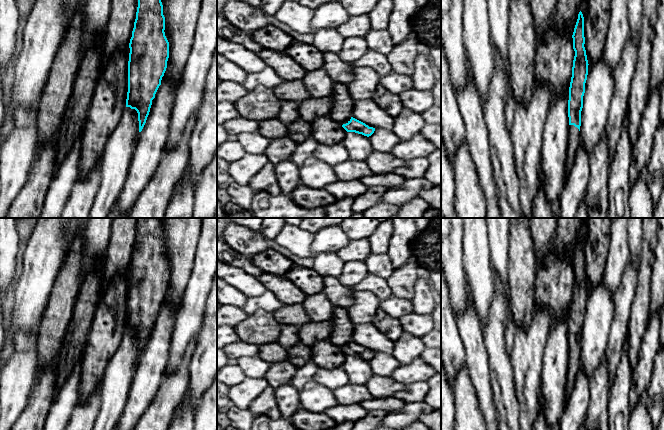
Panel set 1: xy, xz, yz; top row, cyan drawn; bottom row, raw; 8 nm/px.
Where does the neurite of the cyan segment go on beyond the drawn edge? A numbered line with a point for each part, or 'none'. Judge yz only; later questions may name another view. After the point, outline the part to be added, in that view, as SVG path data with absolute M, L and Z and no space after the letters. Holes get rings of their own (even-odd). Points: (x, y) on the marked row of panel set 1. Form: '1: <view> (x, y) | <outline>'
1: yz (574, 134) | M570 125L567 145L567 162L565 166L566 177L570 173L570 170L574 162L575 154L579 145L580 145L580 131L574 125Z

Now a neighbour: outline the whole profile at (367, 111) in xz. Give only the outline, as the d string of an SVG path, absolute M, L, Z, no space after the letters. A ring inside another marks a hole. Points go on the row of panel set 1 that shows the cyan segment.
M372 98L356 100L352 117L375 129L392 130L394 125L394 117L378 106Z

